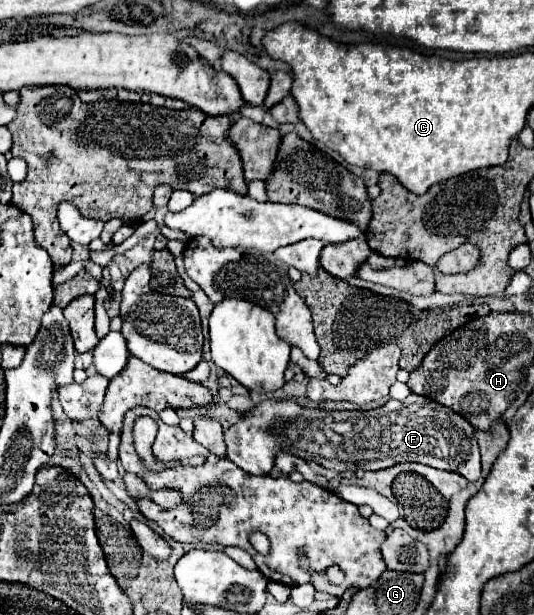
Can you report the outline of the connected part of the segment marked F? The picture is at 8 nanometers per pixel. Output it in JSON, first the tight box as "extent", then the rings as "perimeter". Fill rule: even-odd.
{"extent":[225,393,481,481],"perimeter":[[[411,393],[403,401],[389,399],[383,407],[369,409],[369,411],[323,411],[323,409],[307,409],[297,405],[291,399],[267,399],[247,411],[235,425],[225,431],[225,445],[227,445],[227,459],[239,465],[249,475],[269,475],[279,453],[291,453],[305,461],[315,461],[325,469],[333,469],[337,473],[343,471],[381,471],[389,469],[397,463],[423,463],[435,469],[453,471],[463,475],[469,481],[475,481],[481,475],[481,455],[475,439],[475,429],[467,419],[459,413],[435,403],[427,397]]]}

